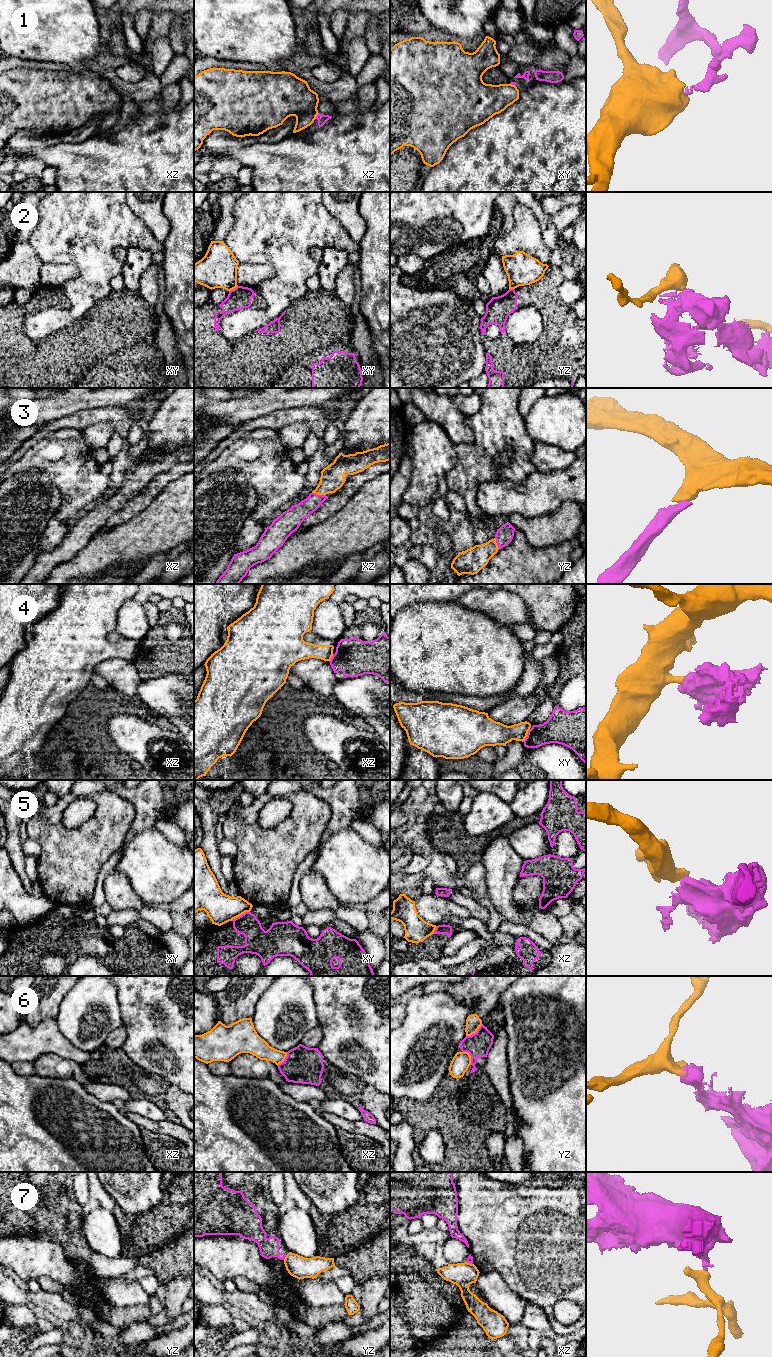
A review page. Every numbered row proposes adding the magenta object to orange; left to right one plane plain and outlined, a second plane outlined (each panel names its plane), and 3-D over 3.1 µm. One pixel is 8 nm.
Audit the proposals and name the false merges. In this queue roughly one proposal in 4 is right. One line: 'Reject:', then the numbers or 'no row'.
Reject: 1, 2, 4, 5, 6, 7

